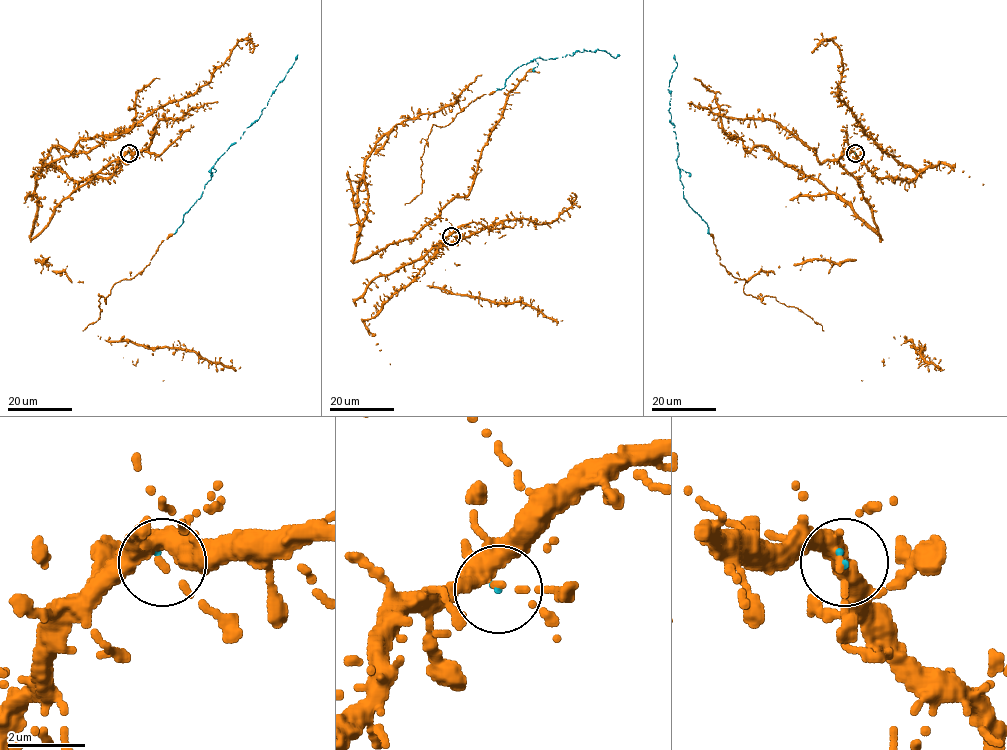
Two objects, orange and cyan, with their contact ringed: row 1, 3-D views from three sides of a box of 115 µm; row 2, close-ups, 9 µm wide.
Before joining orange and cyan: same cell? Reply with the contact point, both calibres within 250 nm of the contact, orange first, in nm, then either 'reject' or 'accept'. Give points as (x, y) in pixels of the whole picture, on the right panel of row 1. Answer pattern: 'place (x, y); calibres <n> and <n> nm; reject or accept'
place (855, 153); calibres 240 and 90 nm; accept

